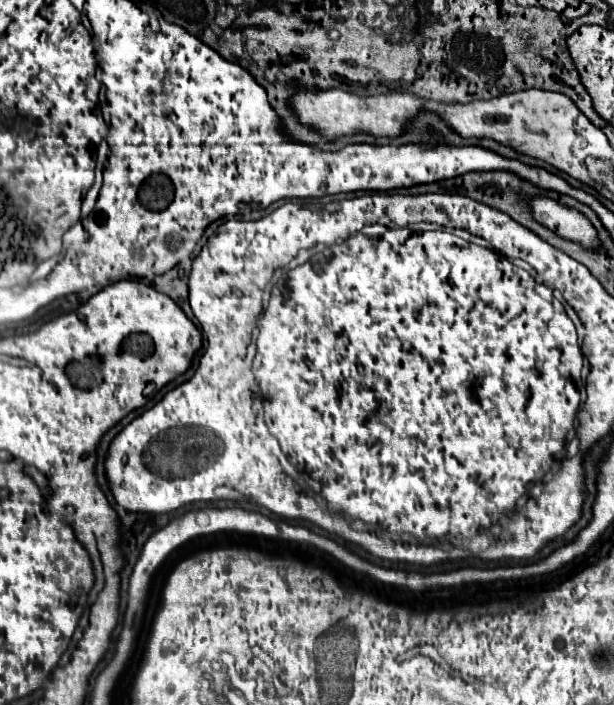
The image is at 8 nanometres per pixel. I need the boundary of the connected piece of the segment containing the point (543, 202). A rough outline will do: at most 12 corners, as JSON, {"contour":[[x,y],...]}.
{"contour":[[530,199],[534,219],[554,233],[598,249],[596,229],[576,209]]}

